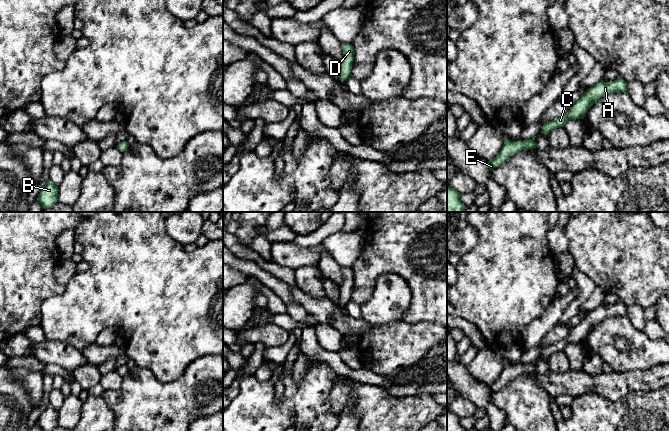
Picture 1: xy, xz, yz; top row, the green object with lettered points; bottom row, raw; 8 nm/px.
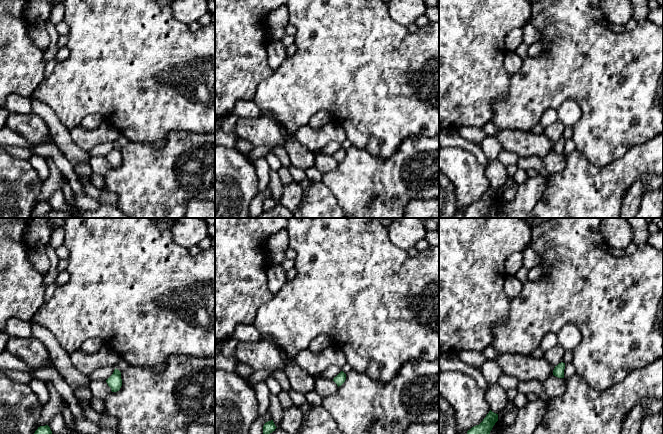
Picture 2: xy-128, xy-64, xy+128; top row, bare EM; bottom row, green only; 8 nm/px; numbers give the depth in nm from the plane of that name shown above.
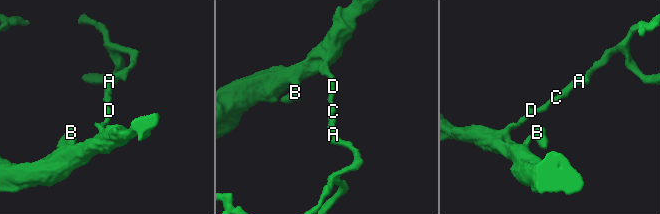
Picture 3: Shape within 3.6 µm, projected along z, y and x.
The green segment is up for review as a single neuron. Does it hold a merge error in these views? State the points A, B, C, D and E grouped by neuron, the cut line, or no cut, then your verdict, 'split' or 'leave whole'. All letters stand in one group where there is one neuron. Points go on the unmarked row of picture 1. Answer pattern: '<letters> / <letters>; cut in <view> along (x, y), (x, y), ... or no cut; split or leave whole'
A B C D E; no cut; leave whole

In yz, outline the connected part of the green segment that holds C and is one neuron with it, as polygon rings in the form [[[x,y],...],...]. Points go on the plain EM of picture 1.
[[[621,301],[613,306],[600,305],[593,311],[589,312],[579,324],[571,328],[570,334],[563,340],[545,347],[542,355],[548,359],[553,353],[564,351],[566,346],[571,343],[584,343],[589,332],[599,323],[609,317],[627,315],[628,307]]]

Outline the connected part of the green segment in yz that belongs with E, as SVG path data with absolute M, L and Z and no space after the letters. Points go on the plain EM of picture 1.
M534 360L532 363L523 365L511 365L509 363L505 363L501 375L497 378L496 381L488 385L488 392L490 396L521 374L536 372L535 361L536 360Z

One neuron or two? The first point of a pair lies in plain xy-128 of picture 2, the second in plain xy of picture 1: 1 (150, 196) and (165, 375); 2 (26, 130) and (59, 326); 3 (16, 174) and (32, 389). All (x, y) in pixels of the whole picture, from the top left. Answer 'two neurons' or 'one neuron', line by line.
1: two neurons
2: two neurons
3: two neurons

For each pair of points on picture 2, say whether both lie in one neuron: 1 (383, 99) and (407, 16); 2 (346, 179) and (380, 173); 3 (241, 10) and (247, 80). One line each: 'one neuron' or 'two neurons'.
1: two neurons
2: one neuron
3: one neuron

